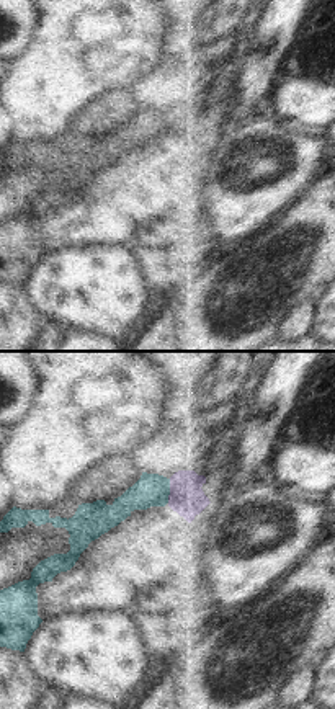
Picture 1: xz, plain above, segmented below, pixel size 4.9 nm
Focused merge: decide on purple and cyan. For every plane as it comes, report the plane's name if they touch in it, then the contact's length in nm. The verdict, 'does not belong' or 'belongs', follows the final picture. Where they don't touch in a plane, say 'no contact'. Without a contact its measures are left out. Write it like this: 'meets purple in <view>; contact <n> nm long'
meets purple in xz; contact 120 nm long

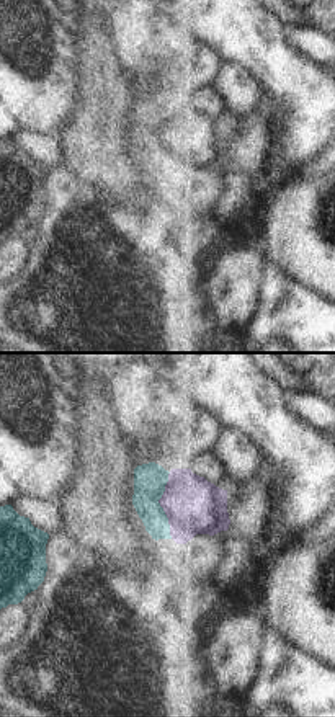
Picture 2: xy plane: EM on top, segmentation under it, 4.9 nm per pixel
meets purple in xy; contact 320 nm long

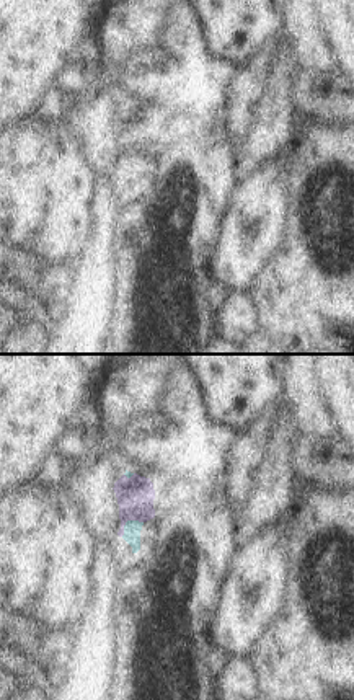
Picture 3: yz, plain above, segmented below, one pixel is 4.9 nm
meets purple in yz; contact 130 nm long

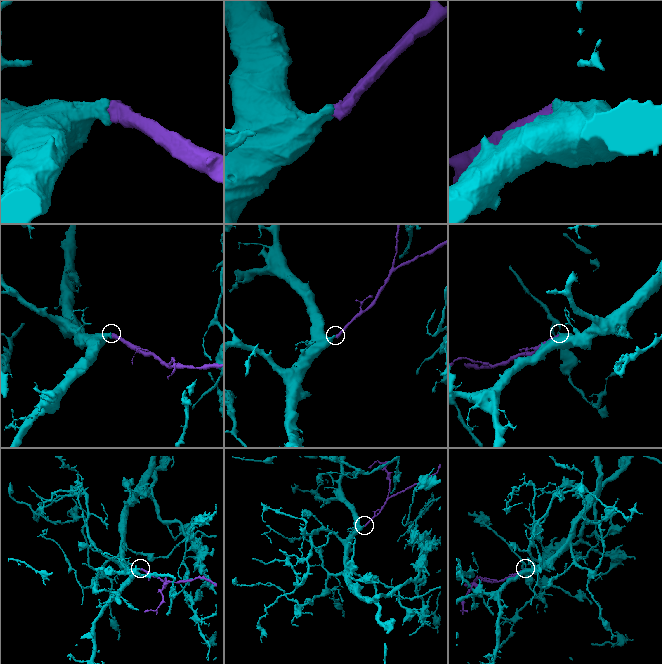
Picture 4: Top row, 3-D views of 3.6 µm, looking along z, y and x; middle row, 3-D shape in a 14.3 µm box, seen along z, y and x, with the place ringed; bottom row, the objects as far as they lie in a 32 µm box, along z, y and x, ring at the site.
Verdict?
does not belong

